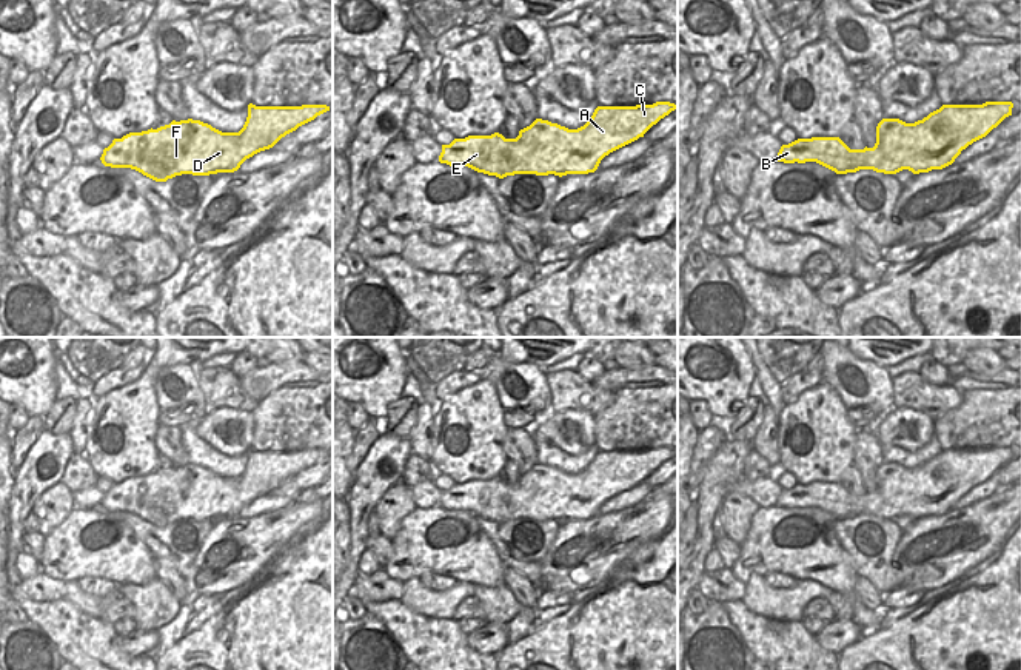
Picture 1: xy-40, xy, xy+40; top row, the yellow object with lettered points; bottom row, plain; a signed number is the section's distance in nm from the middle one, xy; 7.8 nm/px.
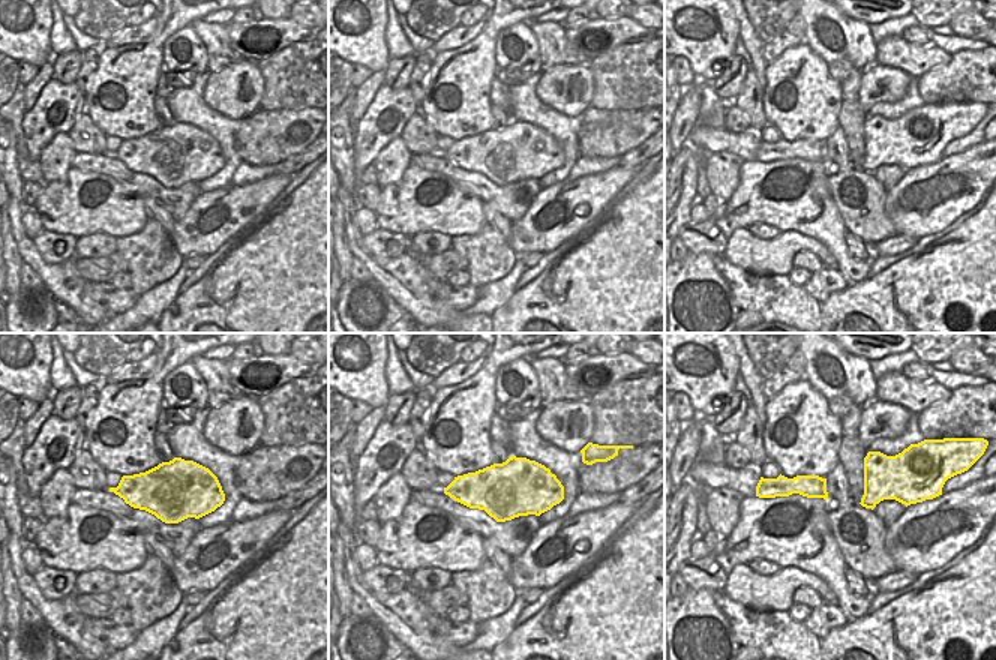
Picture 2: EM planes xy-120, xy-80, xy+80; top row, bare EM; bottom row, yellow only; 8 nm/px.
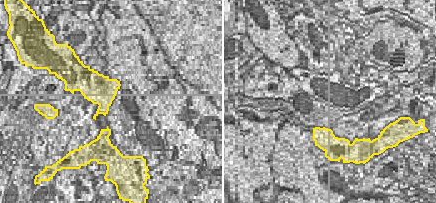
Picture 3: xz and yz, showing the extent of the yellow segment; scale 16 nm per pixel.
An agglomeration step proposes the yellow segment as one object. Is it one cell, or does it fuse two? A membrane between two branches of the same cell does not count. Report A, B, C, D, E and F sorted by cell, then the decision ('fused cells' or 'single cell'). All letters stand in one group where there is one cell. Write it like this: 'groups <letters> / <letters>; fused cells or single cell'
groups A B C D E F; single cell

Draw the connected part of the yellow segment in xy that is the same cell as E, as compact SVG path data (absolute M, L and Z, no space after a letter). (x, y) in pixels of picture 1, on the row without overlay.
M670 447L636 451L598 451L591 464L577 474L536 464L530 471L521 474L516 484L505 484L499 477L454 484L450 490L442 490L439 507L450 511L468 511L499 524L514 519L554 519L559 522L588 519L598 514L605 501L644 482L653 470L675 454L676 450Z

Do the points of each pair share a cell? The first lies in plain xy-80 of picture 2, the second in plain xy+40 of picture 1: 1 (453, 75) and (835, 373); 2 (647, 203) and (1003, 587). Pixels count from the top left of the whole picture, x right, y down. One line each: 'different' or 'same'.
1: different
2: same

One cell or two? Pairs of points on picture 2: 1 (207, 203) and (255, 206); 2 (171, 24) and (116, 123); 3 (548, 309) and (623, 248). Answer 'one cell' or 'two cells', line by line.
1: one cell
2: one cell
3: one cell

